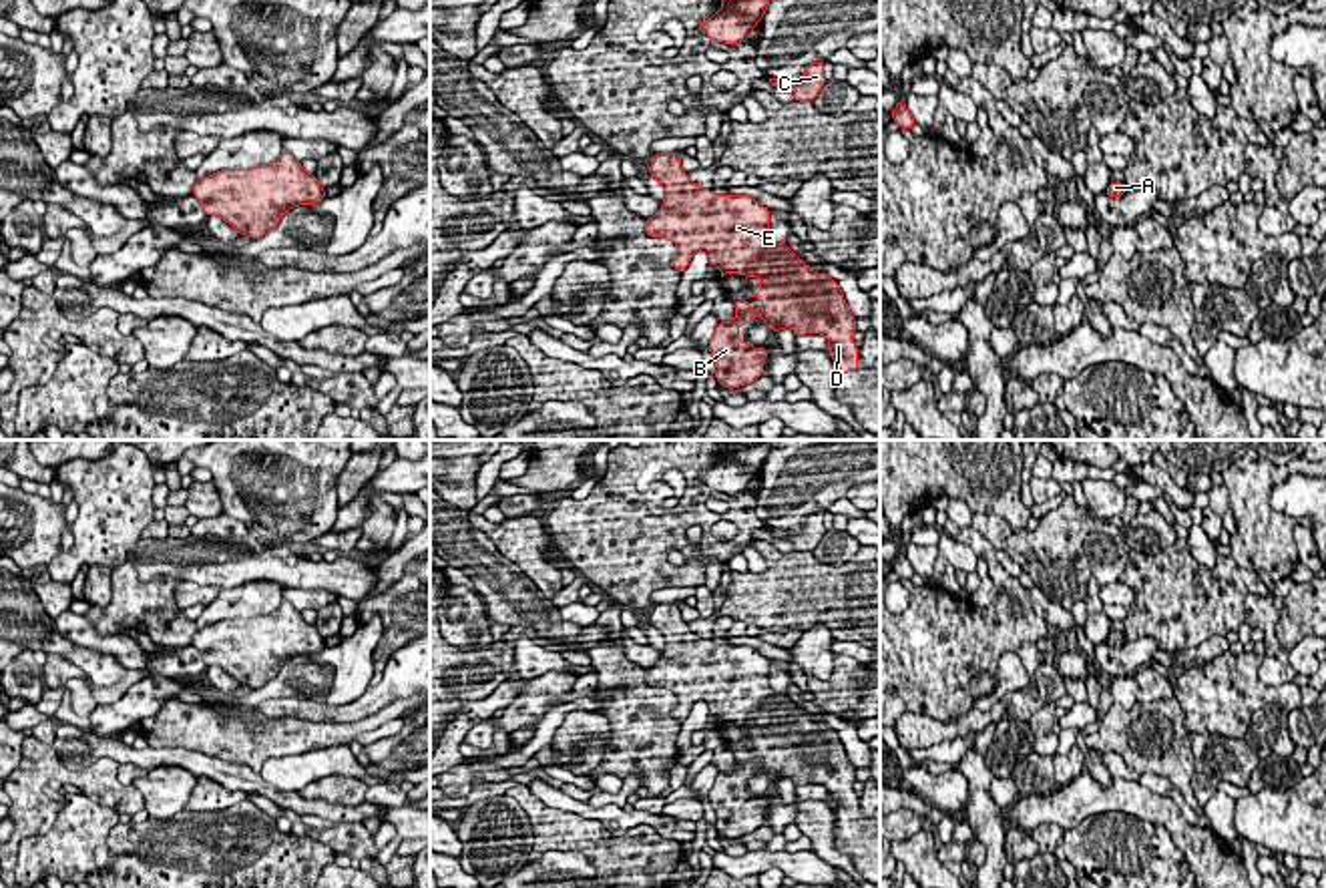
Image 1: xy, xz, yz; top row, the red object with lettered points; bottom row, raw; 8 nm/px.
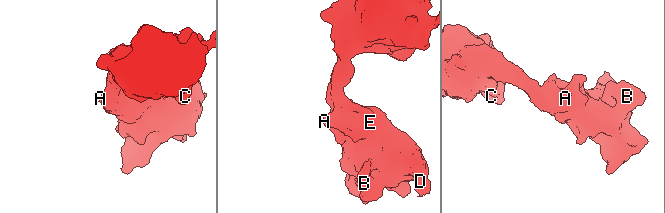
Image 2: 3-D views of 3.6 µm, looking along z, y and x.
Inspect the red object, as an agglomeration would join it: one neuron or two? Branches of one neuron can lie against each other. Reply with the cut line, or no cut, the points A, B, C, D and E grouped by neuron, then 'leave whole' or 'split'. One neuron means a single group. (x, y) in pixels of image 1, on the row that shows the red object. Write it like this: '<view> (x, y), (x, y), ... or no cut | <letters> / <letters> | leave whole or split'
no cut | A B C D E | leave whole

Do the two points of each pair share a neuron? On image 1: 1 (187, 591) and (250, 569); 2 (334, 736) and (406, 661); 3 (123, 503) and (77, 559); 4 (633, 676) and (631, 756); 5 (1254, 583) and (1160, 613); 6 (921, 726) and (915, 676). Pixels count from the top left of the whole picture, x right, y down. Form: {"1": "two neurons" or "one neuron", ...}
{"1": "two neurons", "2": "two neurons", "3": "one neuron", "4": "one neuron", "5": "one neuron", "6": "two neurons"}

